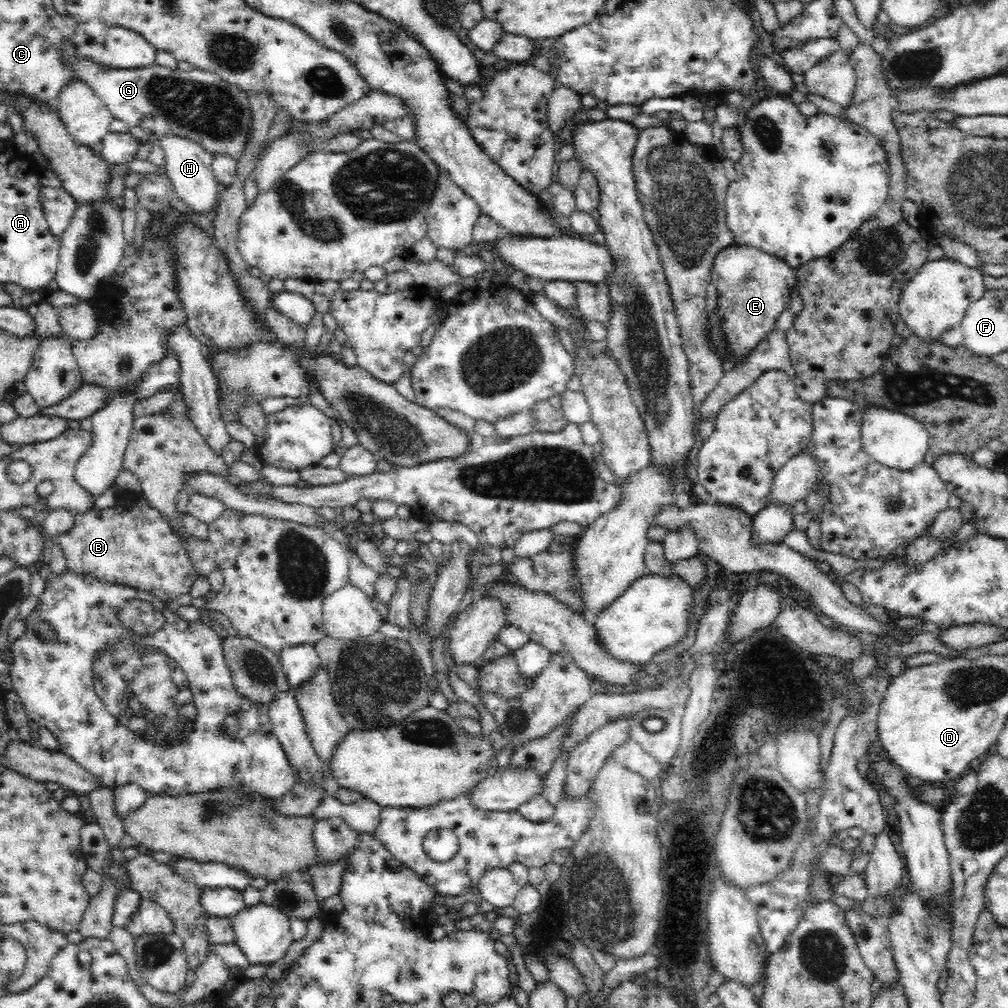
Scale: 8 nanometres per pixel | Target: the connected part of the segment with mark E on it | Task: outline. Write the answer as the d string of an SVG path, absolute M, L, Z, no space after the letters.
M733 245L716 256L711 283L717 288L717 314L724 322L724 334L736 364L731 364L732 357L723 360L726 368L722 379L698 410L702 420L714 420L726 402L749 388L767 370L780 370L795 379L785 331L775 328L776 319L790 302L792 290L797 289L795 270L785 260L750 246Z

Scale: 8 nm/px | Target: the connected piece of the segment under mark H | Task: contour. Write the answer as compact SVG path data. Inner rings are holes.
M166 136L160 140L164 157L166 157L165 172L171 181L174 193L180 198L180 201L188 205L190 213L194 212L198 216L206 214L214 204L218 203L222 190L212 169L213 155L204 151L200 144L191 142L186 138Z

